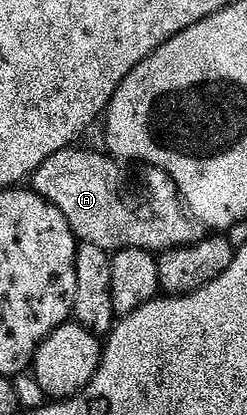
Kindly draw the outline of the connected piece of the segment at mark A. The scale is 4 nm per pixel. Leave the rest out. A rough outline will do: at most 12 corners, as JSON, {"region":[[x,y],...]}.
{"region":[[79,145],[29,180],[79,243],[191,247],[206,228],[167,173]]}

